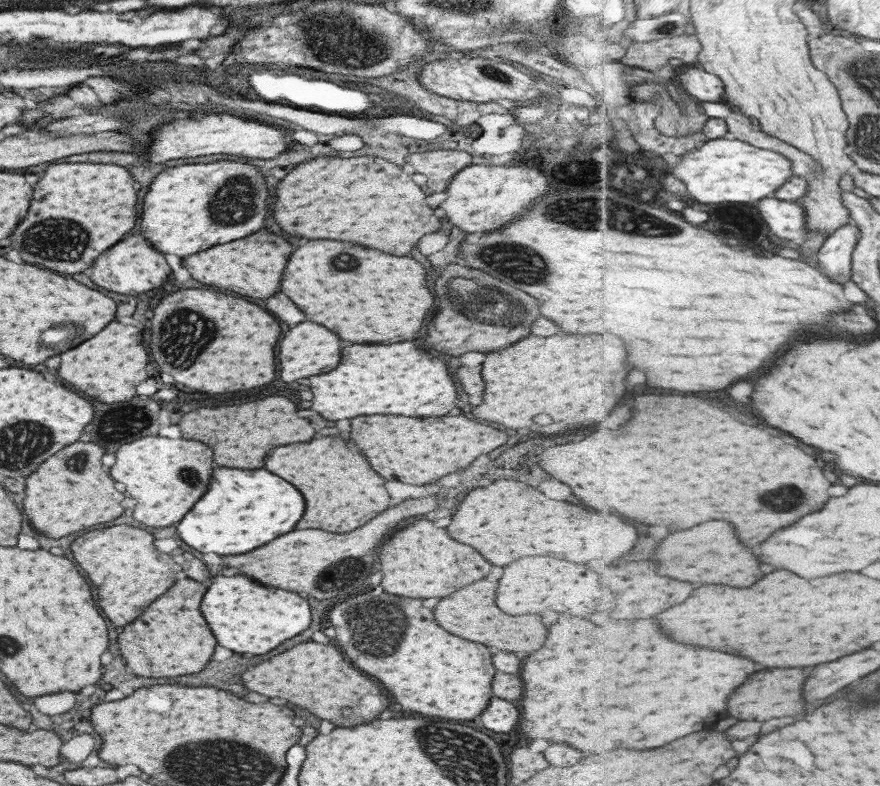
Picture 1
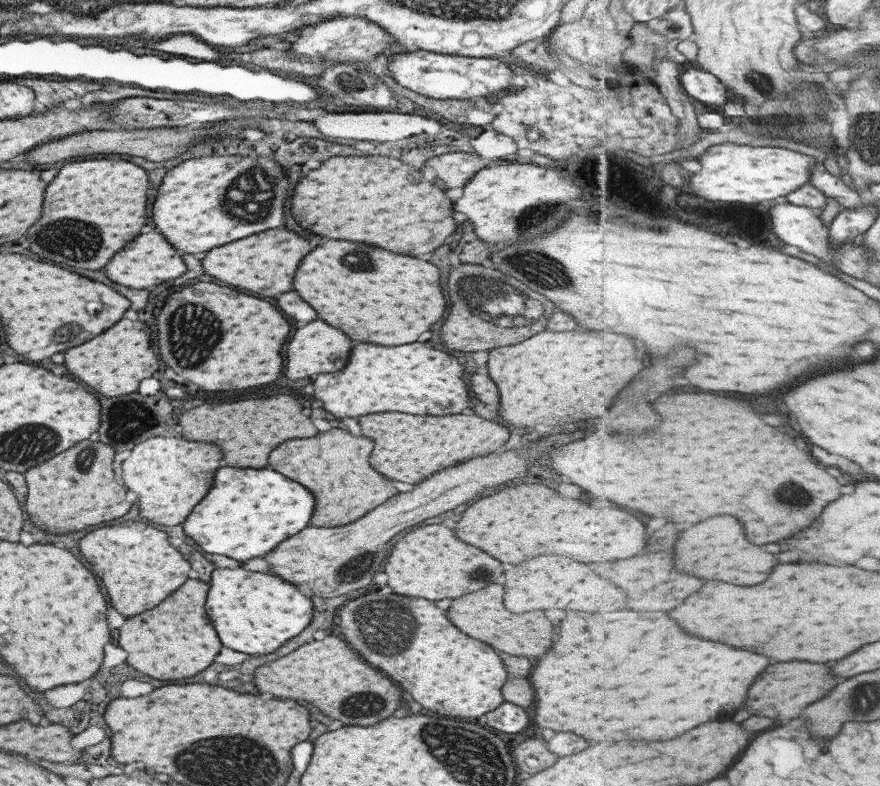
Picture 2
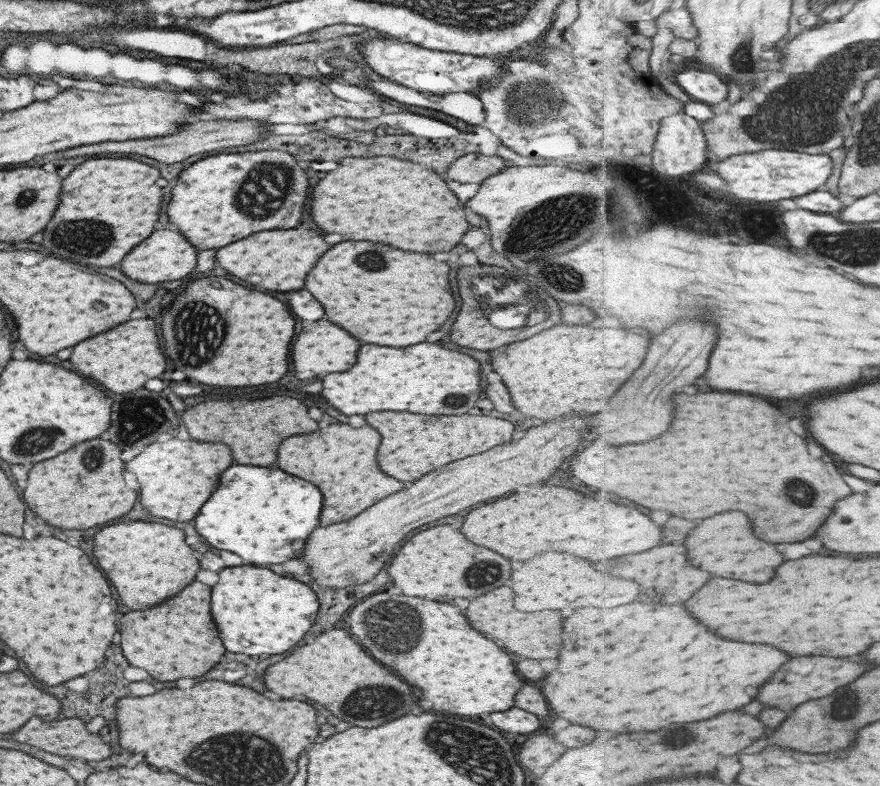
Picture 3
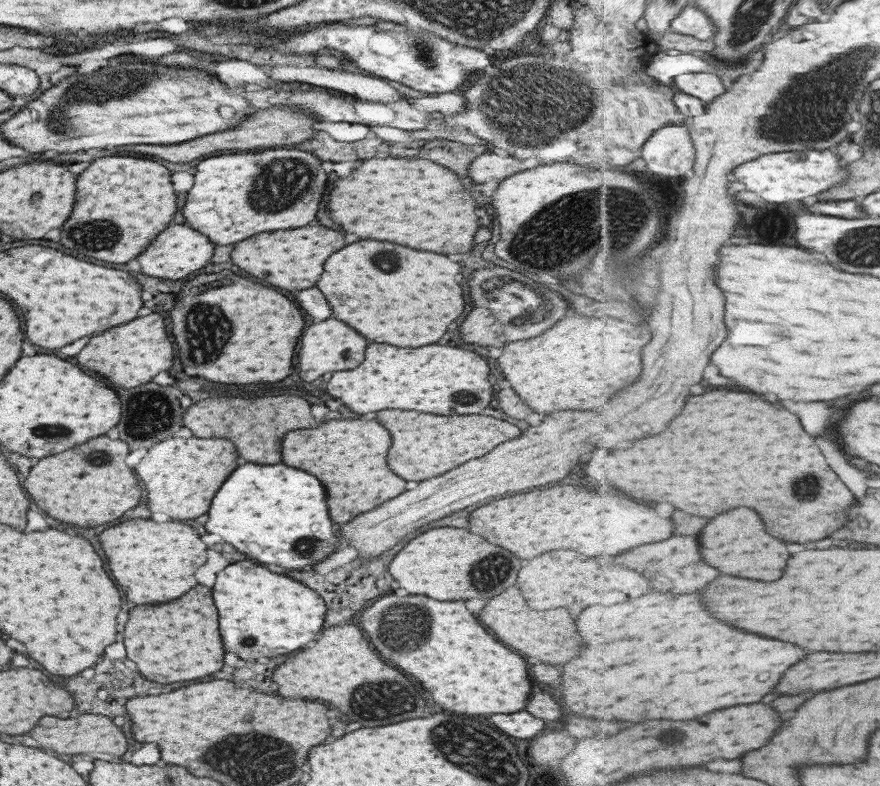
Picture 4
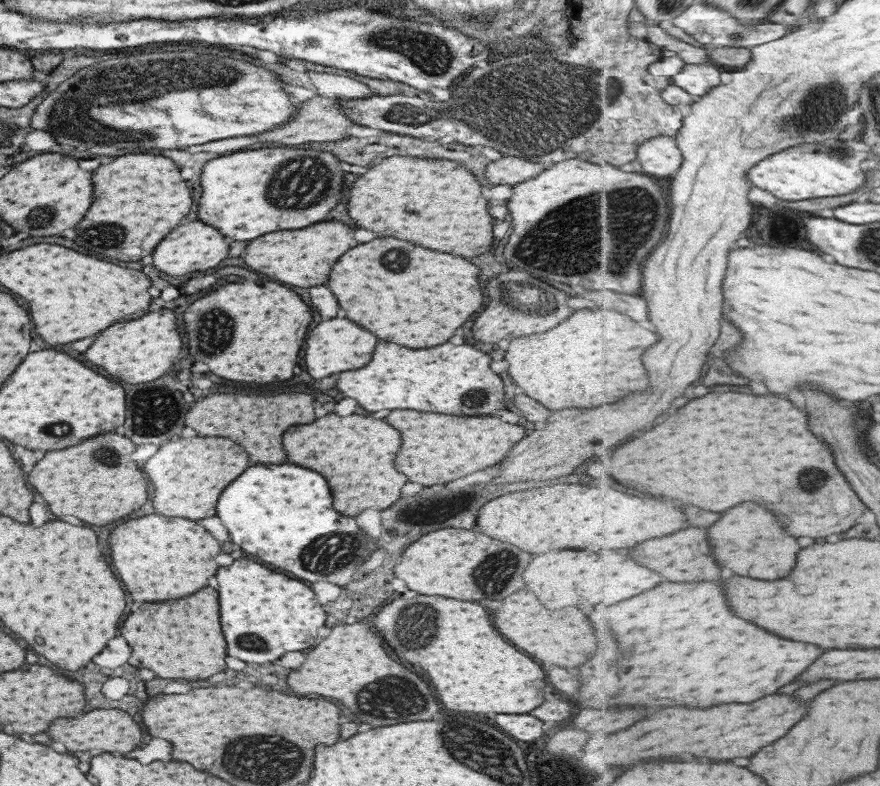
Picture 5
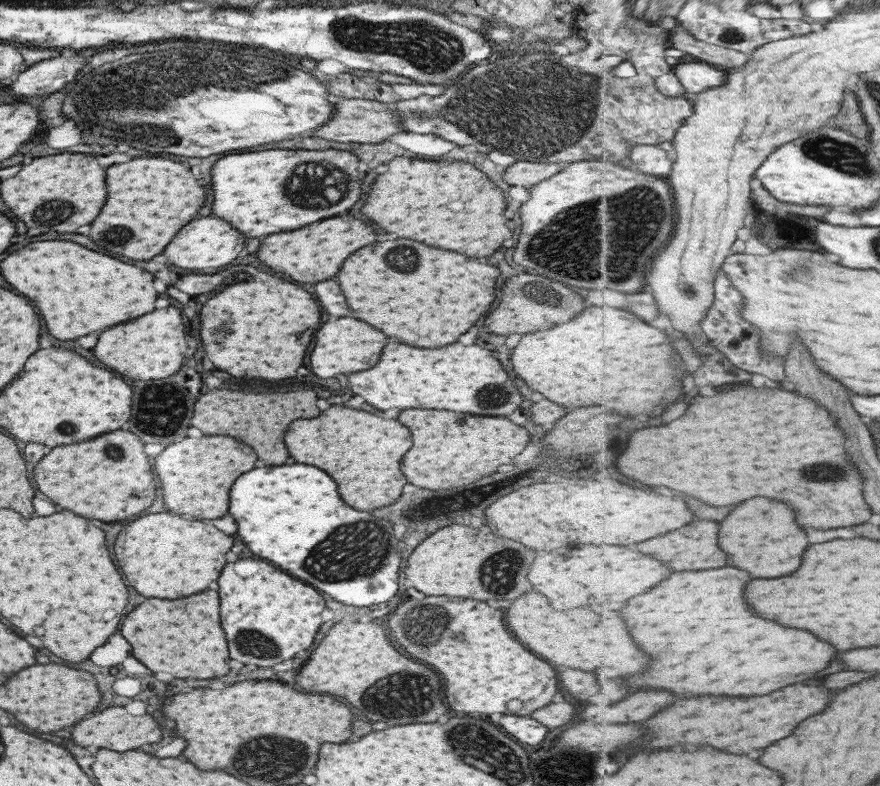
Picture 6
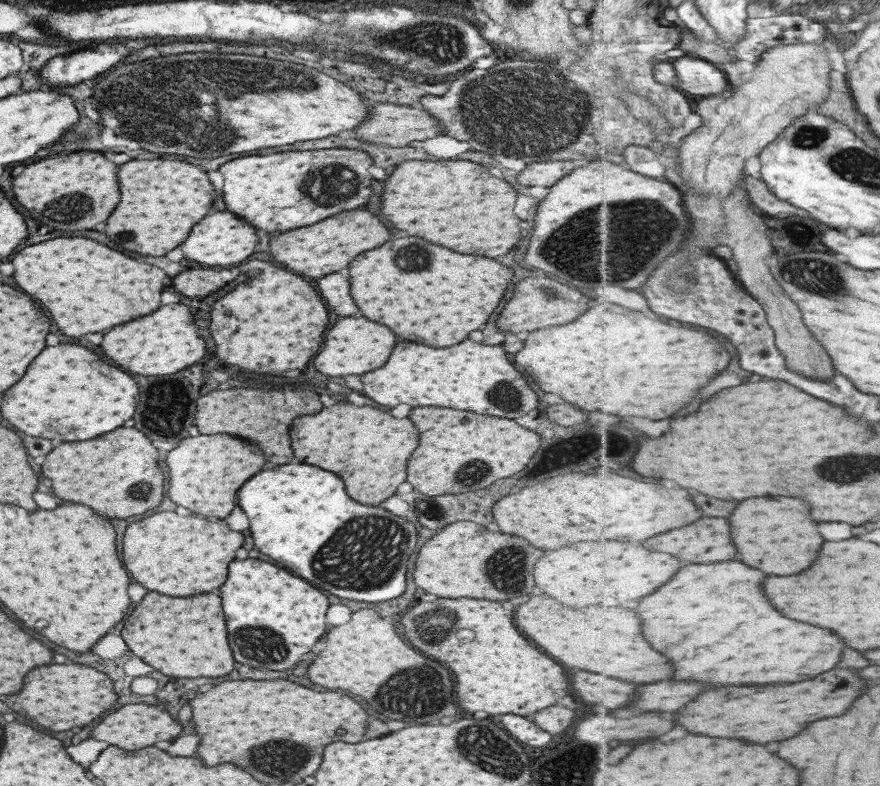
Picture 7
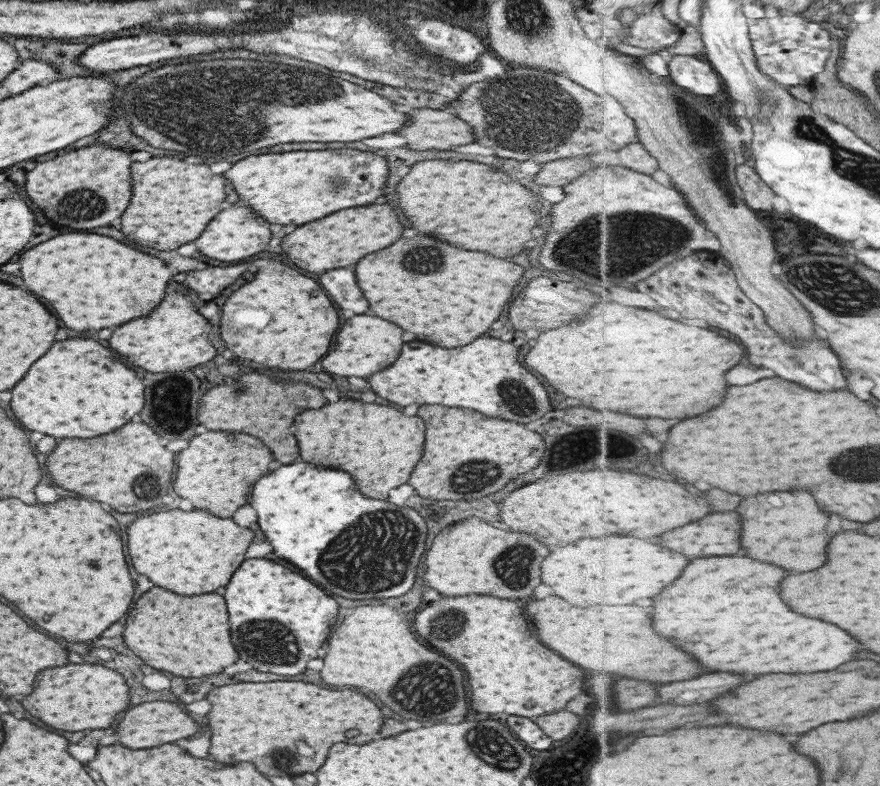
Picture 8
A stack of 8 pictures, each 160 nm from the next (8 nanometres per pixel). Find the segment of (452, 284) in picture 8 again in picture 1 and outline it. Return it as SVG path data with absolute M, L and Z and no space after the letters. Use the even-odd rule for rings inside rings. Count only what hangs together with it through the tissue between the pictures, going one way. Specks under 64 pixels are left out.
M309 240L295 248L285 264L279 290L307 320L355 344L411 340L433 306L419 262L335 240Z

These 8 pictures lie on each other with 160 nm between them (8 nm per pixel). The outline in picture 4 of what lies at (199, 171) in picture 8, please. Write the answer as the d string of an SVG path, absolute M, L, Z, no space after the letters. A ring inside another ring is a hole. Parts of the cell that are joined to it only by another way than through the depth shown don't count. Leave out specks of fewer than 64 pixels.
M105 156L93 160L75 178L75 204L69 218L59 228L59 244L73 250L77 258L123 264L133 260L159 234L177 210L169 182L169 170L153 162L153 186L135 186L145 178L151 160Z

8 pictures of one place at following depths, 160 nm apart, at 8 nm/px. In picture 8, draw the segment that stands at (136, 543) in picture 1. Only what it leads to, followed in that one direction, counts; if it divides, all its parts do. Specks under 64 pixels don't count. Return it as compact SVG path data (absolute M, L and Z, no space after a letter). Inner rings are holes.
M167 510L157 512L151 516L141 516L127 528L127 554L131 560L131 566L137 574L147 574L147 578L169 592L181 594L181 596L195 596L213 592L229 582L231 572L239 566L239 562L245 558L245 550L253 538L253 532L249 528L241 528L229 518L215 518L207 514L205 510Z

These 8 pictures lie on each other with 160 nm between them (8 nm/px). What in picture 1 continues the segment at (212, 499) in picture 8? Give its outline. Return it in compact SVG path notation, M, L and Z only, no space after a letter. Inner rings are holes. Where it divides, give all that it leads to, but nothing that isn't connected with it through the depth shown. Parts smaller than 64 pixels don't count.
M145 436L117 448L115 464L109 468L109 474L125 486L125 492L131 498L135 498L133 518L137 522L151 528L165 528L179 522L207 490L209 474L213 470L211 464L211 450L201 442Z

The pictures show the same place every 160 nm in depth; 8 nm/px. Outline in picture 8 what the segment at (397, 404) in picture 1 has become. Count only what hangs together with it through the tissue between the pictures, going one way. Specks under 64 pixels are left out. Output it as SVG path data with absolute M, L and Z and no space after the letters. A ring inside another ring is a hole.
M477 338L467 346L445 350L423 342L405 342L399 358L385 370L367 378L371 390L393 404L441 404L469 408L485 416L511 422L531 422L551 410L537 378L517 362L517 348L497 338ZM463 370L463 372L449 372Z

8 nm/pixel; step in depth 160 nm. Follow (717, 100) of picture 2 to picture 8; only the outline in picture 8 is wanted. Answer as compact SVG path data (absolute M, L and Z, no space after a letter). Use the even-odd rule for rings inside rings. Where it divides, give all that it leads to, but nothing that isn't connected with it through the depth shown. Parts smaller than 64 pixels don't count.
M674 56L669 58L670 74L677 86L701 96L715 96L724 89L723 80L715 67L695 56Z

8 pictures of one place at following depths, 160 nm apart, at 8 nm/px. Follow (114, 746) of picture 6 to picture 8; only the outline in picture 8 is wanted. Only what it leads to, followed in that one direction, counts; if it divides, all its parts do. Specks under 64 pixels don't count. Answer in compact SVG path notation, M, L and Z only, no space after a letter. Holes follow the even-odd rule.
M143 702L133 708L129 708L123 718L115 726L115 734L119 736L119 744L125 748L149 748L149 746L159 746L165 742L173 742L179 738L187 738L193 732L197 732L197 726L193 720L179 710L179 706L171 702Z

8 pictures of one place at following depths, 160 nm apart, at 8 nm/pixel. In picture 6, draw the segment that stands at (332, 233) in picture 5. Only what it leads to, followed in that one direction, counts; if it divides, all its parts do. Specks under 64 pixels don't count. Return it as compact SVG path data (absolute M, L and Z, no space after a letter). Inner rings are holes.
M335 216L335 218L327 218L327 222L325 220L315 222L315 224L299 228L299 230L271 234L271 236L263 238L263 246L259 244L255 256L259 262L263 262L263 266L285 274L291 280L319 282L319 280L333 278L335 272L339 270L339 266L343 264L343 260L351 252L355 252L357 248L363 248L371 242L375 242L375 234L371 232L369 226L365 226L363 222L353 220L349 216L343 216L343 218Z

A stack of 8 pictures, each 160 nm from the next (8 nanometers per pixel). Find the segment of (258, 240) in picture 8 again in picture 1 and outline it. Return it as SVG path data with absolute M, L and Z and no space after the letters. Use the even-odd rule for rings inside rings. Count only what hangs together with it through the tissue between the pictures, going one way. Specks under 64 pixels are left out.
M133 236L127 240L117 242L115 246L107 248L103 254L99 254L91 266L91 274L89 280L109 292L117 292L117 294L143 294L155 286L159 286L165 278L169 276L169 266L163 258L163 254L159 254L157 250L153 250L143 236Z

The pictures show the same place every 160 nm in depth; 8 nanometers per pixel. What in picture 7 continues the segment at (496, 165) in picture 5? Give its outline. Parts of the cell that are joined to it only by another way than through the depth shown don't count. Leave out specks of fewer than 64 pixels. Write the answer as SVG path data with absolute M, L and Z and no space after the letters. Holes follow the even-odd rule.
M575 159L573 162L530 162L517 173L517 182L521 186L551 186L557 182L563 174L569 174L571 170L580 166L582 162Z

